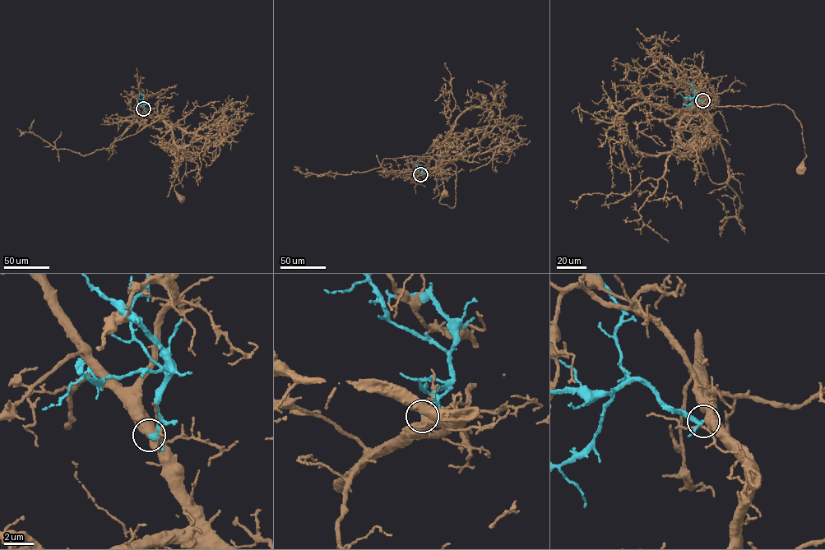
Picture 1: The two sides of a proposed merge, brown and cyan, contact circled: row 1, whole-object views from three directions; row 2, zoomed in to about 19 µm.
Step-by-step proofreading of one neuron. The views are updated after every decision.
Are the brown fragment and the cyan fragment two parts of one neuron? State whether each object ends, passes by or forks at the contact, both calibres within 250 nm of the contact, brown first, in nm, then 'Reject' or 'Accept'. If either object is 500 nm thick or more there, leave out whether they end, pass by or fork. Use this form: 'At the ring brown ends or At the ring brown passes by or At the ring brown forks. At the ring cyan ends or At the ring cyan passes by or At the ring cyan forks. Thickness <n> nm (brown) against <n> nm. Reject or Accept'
Thickness 550 nm (brown) against 200 nm. Reject

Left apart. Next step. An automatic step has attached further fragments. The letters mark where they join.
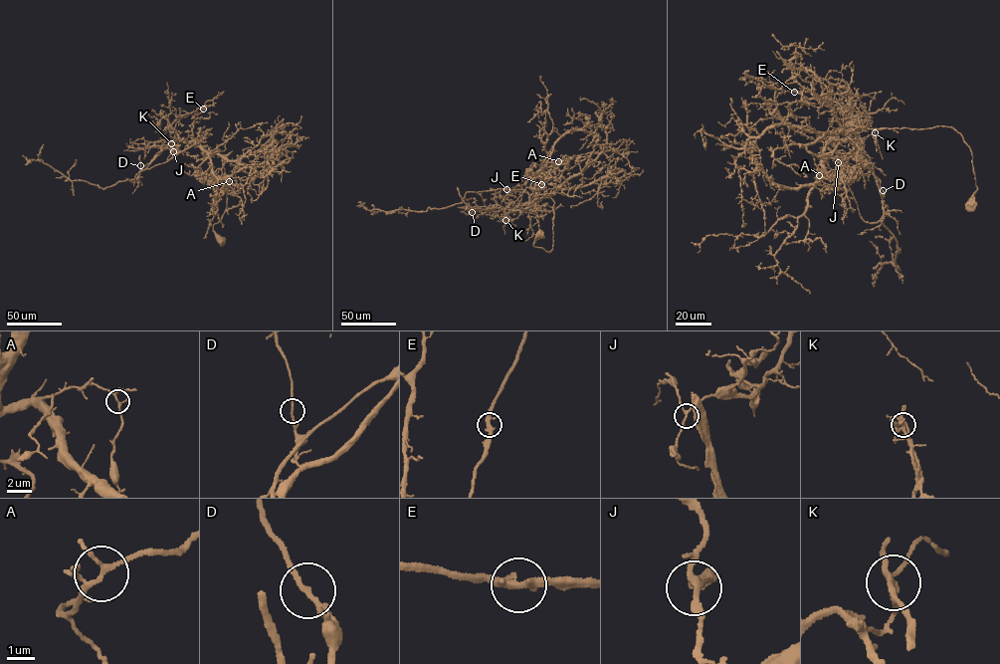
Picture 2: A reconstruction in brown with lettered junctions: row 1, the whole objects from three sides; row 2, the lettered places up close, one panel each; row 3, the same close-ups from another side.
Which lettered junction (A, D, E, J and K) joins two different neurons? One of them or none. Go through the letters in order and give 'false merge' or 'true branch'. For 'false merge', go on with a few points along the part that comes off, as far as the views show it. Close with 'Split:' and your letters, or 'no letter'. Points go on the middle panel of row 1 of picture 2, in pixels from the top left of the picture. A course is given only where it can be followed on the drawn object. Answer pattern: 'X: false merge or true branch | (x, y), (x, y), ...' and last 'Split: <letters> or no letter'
A: true branch
D: true branch
E: true branch
J: true branch
K: false merge
Split: K

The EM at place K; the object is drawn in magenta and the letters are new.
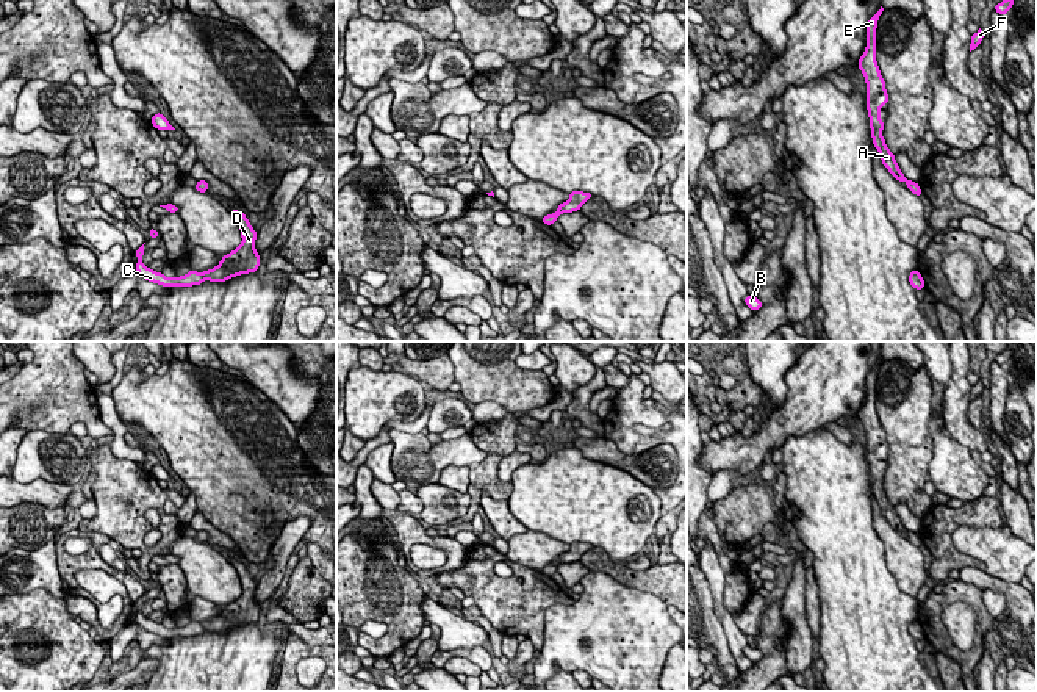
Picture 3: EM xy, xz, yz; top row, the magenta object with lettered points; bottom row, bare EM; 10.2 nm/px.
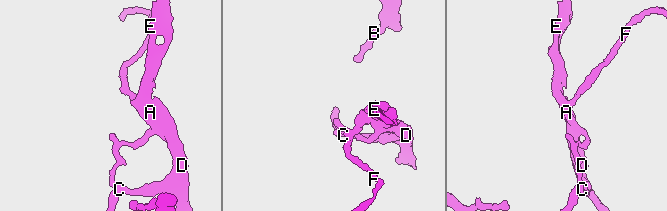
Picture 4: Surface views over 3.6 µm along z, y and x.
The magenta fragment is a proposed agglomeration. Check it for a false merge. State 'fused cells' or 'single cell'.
fused cells

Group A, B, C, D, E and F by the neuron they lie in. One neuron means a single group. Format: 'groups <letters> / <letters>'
groups A D E F / B C

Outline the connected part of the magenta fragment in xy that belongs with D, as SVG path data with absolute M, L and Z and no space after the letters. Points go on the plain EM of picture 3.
M231 559L231 564L238 571L242 593L224 606L216 618L202 623L203 629L210 633L225 633L235 626L255 623L260 617L260 606L255 601L257 582L242 562Z

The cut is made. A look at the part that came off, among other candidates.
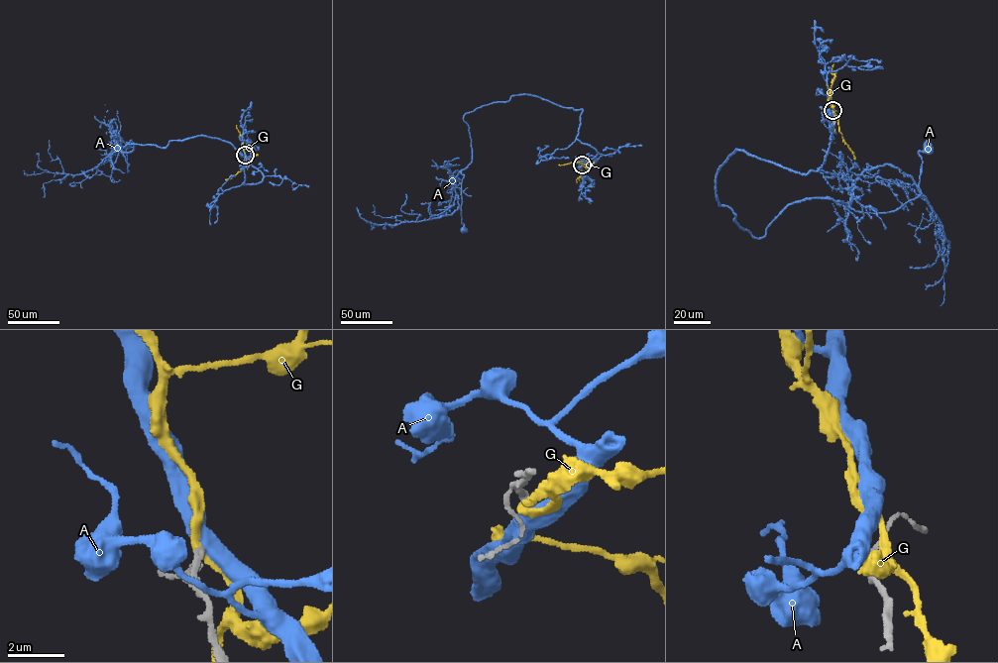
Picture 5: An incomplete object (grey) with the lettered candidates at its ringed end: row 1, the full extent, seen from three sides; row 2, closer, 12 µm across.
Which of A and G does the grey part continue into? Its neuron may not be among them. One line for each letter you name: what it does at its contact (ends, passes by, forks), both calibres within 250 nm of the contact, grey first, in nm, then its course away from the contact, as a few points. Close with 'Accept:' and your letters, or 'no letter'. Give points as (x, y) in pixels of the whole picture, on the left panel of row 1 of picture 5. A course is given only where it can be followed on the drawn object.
Accept: no letter

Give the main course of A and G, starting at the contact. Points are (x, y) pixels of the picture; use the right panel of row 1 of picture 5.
A: (832, 110), (817, 170), (720, 167), (740, 228), (807, 199), (892, 211), (929, 148)
G: (832, 110), (829, 92), (834, 77), (831, 72), (833, 63)

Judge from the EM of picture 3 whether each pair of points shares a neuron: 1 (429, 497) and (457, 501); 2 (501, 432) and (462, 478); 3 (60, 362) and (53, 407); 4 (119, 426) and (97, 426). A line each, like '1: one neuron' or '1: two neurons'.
1: one neuron
2: two neurons
3: one neuron
4: two neurons

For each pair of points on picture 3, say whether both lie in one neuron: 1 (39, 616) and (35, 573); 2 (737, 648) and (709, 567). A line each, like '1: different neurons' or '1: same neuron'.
1: different neurons
2: same neuron

